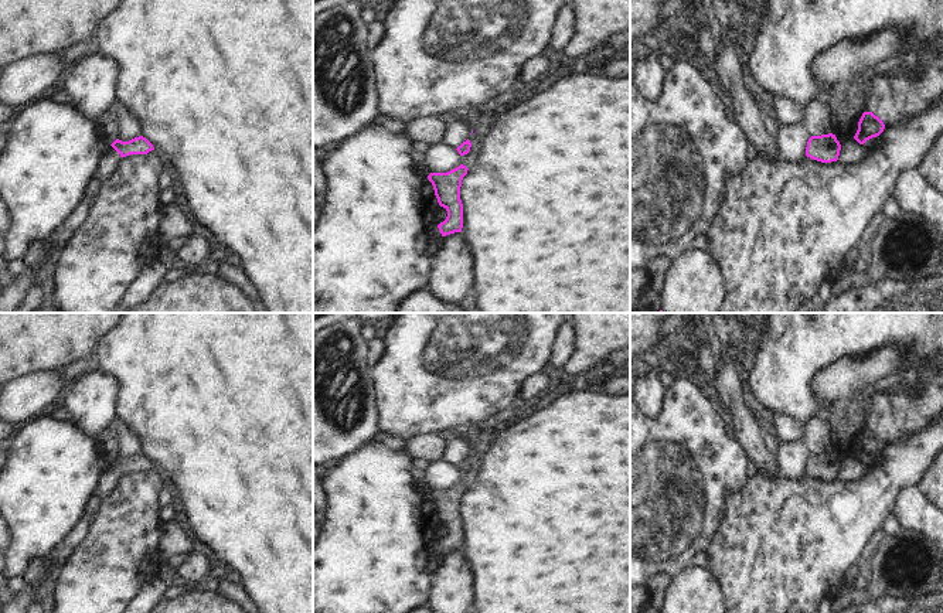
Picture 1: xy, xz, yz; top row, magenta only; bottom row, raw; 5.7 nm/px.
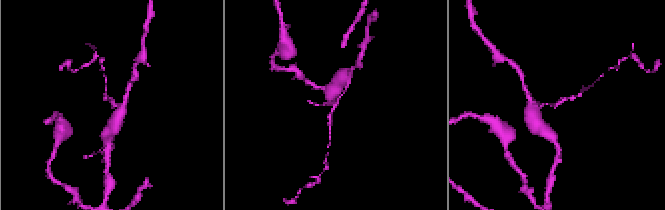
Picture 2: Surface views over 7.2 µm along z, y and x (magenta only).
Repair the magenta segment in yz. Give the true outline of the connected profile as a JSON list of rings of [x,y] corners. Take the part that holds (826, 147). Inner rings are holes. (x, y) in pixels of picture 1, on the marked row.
[[[828,133],[811,136],[807,142],[806,156],[821,163],[831,163],[838,160],[840,150],[841,144],[835,134]]]

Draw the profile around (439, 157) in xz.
[[[442,142],[428,146],[423,153],[423,166],[432,173],[447,173],[460,164],[459,151]]]

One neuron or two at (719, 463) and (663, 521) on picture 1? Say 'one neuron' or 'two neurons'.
one neuron

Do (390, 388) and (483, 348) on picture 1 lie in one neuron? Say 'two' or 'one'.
one

